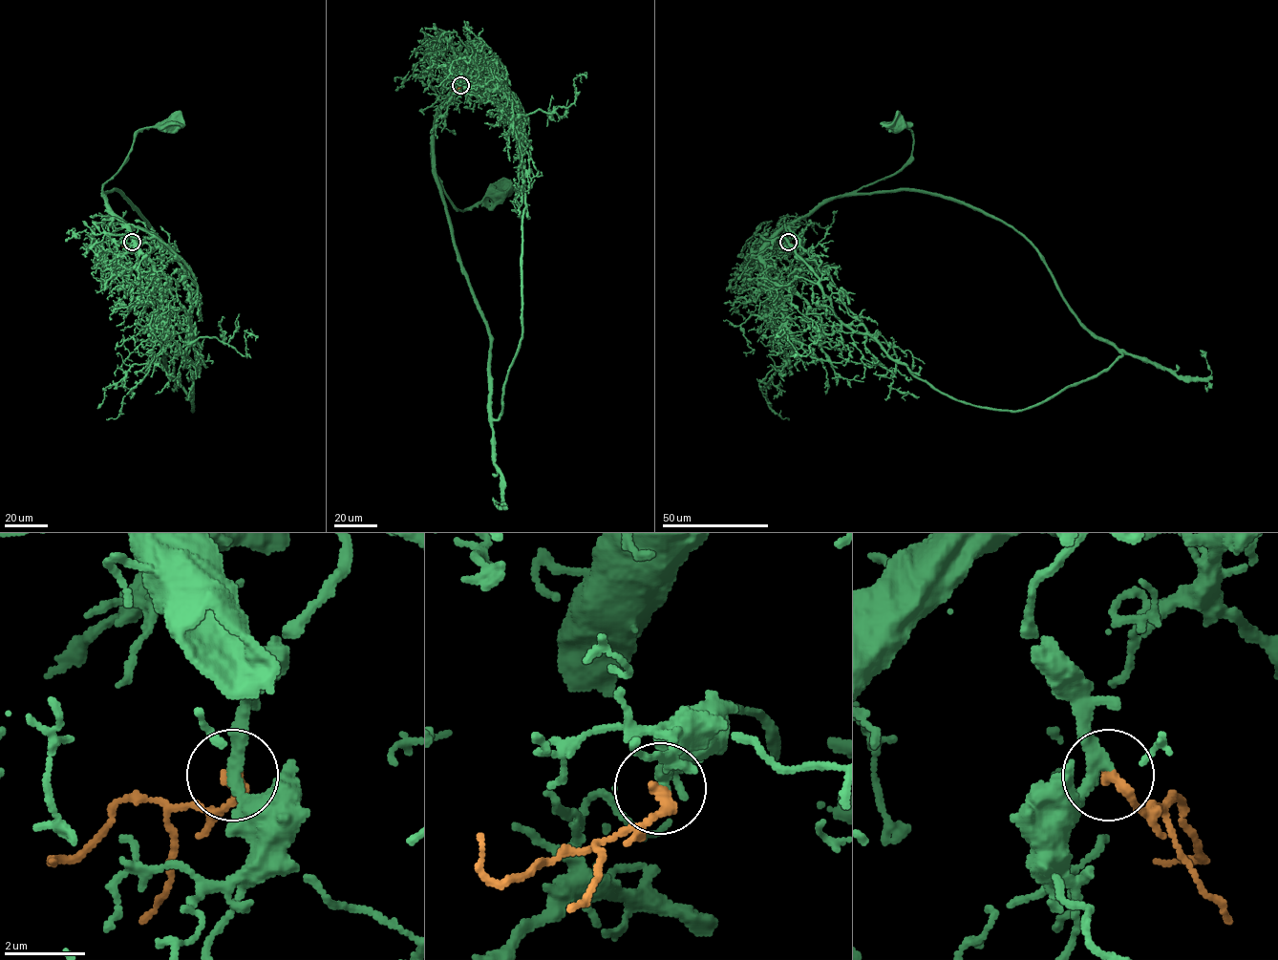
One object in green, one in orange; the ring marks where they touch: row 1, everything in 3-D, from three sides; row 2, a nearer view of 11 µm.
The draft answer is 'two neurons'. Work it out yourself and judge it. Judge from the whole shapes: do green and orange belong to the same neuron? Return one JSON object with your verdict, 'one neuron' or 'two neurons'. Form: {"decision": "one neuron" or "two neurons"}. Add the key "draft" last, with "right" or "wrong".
{"decision": "one neuron", "draft": "wrong"}

